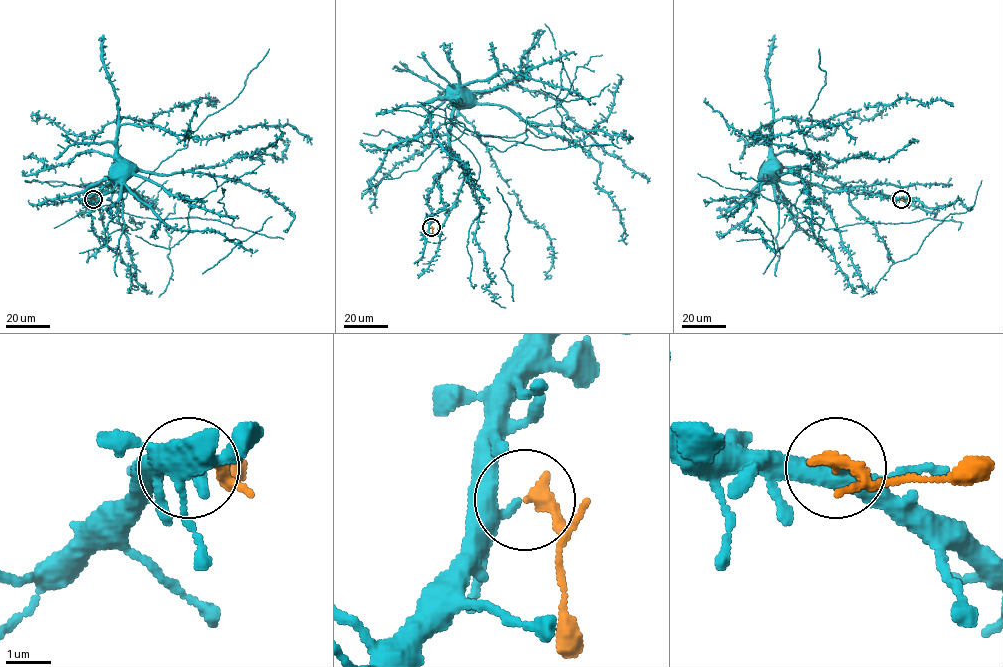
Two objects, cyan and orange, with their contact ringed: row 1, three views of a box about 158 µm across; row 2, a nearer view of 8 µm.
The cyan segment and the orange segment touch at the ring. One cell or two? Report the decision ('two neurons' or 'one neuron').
two neurons

